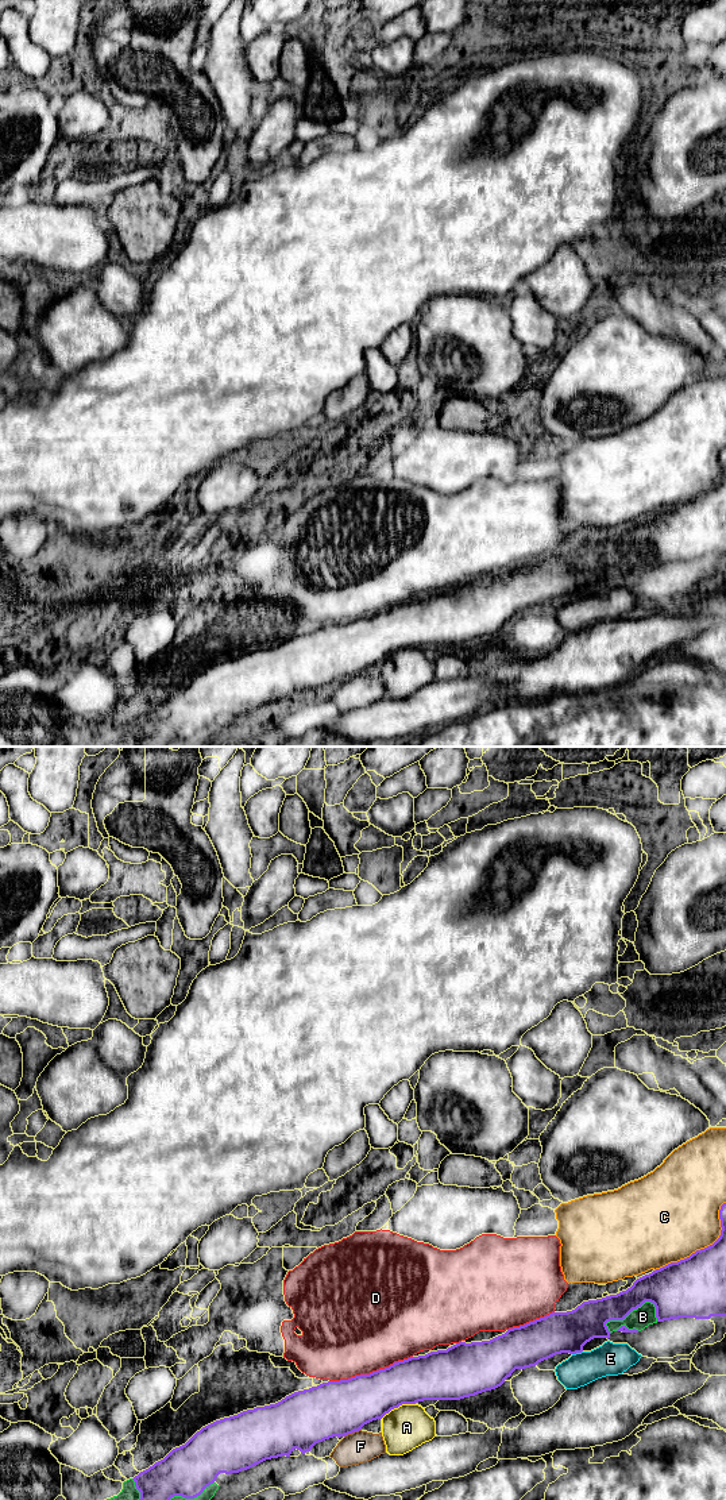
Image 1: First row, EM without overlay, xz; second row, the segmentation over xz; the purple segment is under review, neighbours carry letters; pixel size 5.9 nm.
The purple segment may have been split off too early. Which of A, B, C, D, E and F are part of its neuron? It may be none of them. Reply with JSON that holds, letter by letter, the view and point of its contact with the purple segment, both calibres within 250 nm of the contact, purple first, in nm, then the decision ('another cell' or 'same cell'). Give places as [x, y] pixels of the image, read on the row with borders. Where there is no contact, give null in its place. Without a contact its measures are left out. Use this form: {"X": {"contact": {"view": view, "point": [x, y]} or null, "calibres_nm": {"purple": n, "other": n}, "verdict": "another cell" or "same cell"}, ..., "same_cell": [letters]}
{"A": {"contact": {"view": "xz", "point": [397, 1407]}, "calibres_nm": {"purple": 280, "other": 260}, "verdict": "another cell"}, "B": {"contact": {"view": "xz", "point": [630, 1311]}, "calibres_nm": {"purple": 240, "other": 120}, "verdict": "same cell"}, "C": {"contact": {"view": "xz", "point": [705, 1248]}, "calibres_nm": {"purple": 360, "other": 480}, "verdict": "another cell"}, "D": {"contact": {"view": "xz", "point": [370, 1373]}, "calibres_nm": {"purple": 320, "other": 500}, "verdict": "another cell"}, "E": {"contact": {"view": "xz", "point": [576, 1352]}, "calibres_nm": {"purple": 240, "other": 190}, "verdict": "another cell"}, "F": {"contact": {"view": "xz", "point": [352, 1431]}, "calibres_nm": {"purple": 340, "other": 190}, "verdict": "another cell"}, "same_cell": ["B"]}

